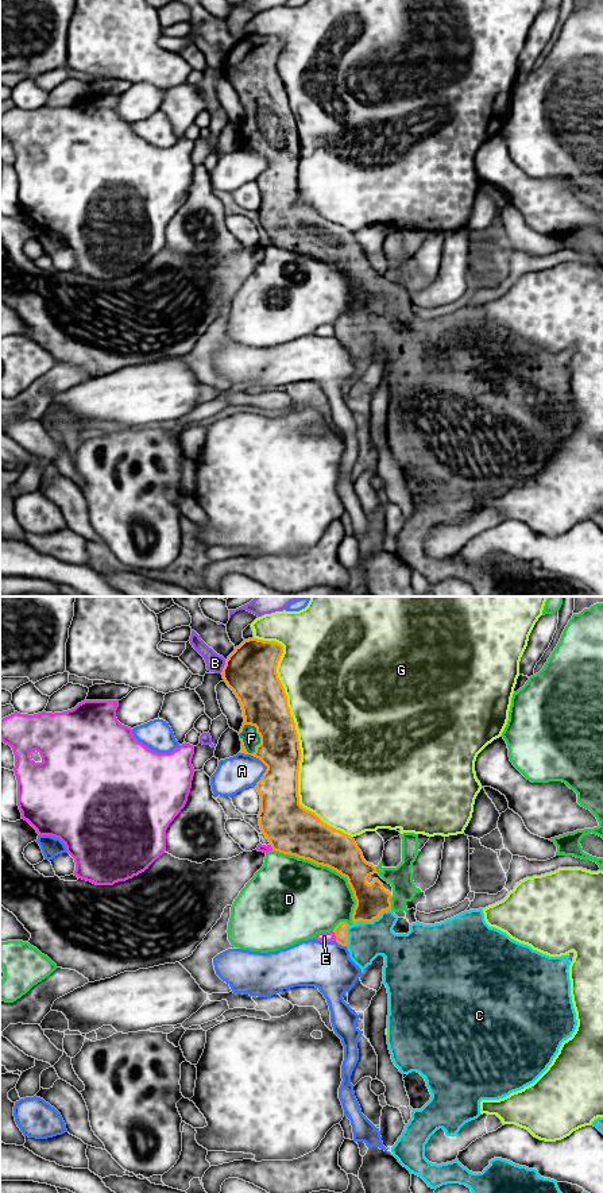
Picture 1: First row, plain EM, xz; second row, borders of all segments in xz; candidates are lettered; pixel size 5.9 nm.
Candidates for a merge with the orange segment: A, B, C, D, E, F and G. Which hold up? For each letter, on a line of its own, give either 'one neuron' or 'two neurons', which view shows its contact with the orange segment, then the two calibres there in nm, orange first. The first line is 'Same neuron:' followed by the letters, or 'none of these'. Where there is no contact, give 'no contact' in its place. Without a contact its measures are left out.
Same neuron: C, F
A: two neurons | xz | 240/200 nm
B: two neurons | xz | 320/110 nm
C: one neuron | xz | 190/220 nm
D: two neurons | xz | 280/440 nm
E: two neurons | xz | 80/60 nm
F: one neuron | xz | 280/100 nm
G: two neurons | xz | 260/480 nm

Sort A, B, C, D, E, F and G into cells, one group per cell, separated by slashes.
A / B / C F / D / E / G

